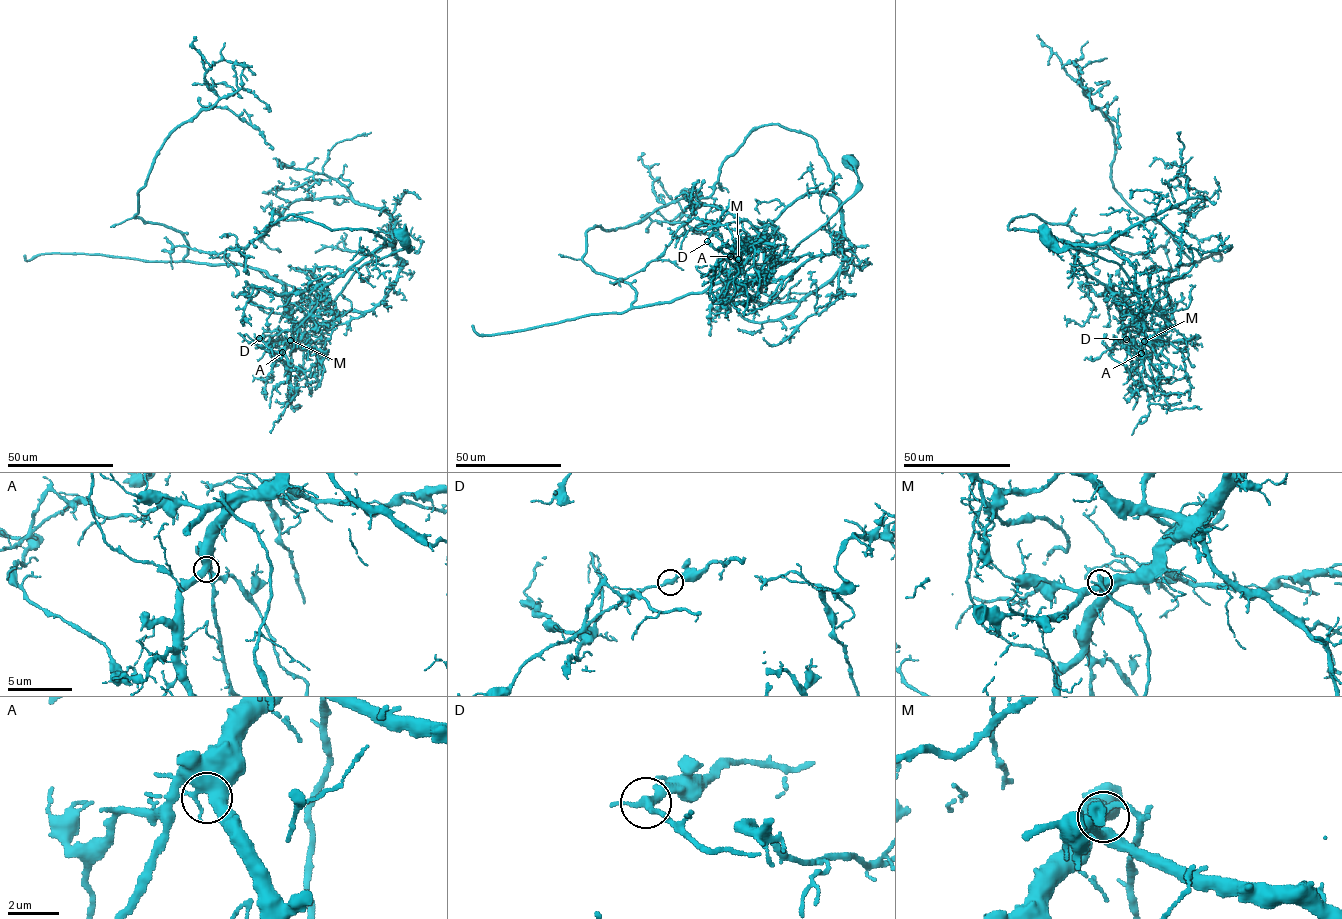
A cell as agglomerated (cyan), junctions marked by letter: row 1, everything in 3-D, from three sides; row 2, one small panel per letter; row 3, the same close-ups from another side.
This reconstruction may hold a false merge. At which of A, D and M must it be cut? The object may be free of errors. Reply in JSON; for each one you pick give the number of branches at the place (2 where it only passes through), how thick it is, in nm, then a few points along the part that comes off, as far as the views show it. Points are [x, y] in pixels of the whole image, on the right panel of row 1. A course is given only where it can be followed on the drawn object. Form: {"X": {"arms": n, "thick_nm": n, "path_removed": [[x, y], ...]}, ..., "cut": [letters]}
{"D": {"arms": 3, "thick_nm": 280, "path_removed": [[1126, 340], [1139, 334], [1082, 268], [1079, 245], [1009, 223], [1035, 214], [1133, 254], [1163, 246], [1172, 269]]}, "cut": ["D"]}

